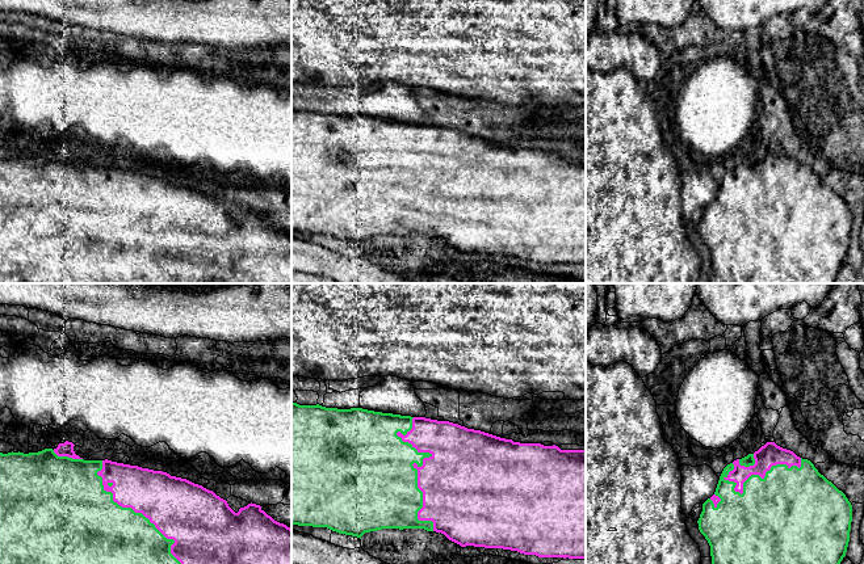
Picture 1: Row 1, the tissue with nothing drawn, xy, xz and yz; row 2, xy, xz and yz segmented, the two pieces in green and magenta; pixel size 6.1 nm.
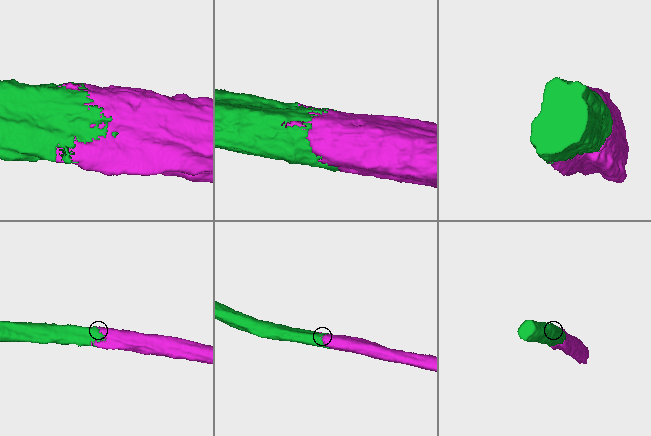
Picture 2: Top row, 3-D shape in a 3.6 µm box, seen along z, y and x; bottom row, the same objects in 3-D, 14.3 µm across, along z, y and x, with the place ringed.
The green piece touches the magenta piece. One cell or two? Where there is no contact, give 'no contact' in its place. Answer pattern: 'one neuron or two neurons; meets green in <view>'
one neuron; meets green in xz

